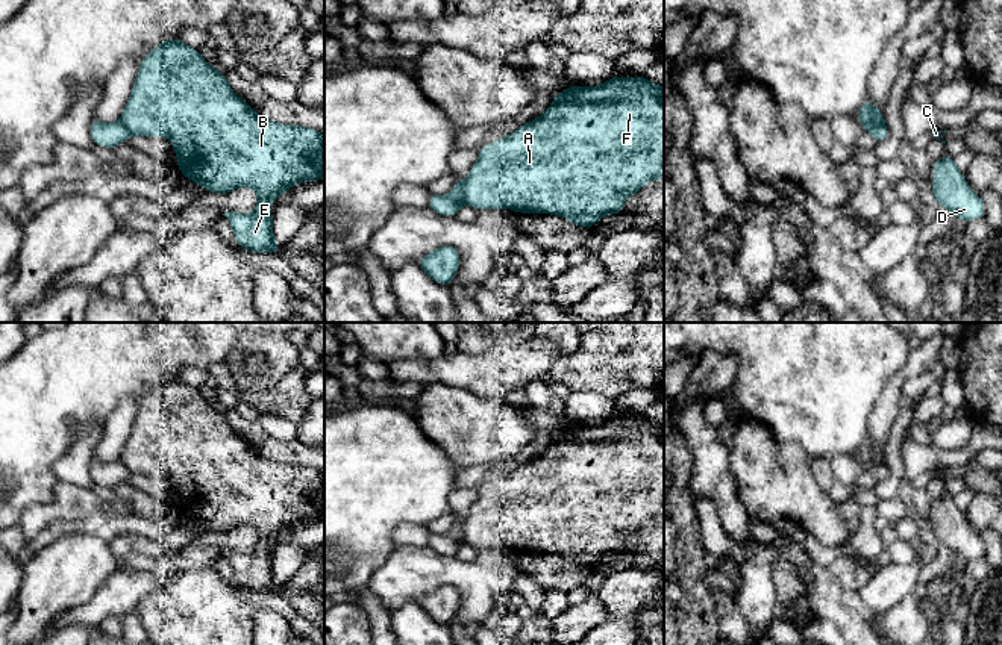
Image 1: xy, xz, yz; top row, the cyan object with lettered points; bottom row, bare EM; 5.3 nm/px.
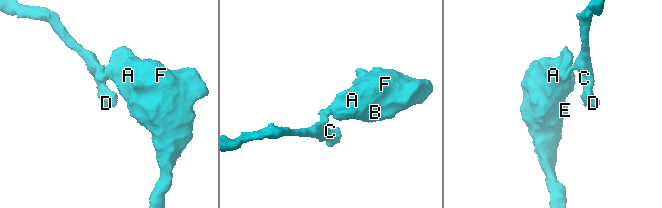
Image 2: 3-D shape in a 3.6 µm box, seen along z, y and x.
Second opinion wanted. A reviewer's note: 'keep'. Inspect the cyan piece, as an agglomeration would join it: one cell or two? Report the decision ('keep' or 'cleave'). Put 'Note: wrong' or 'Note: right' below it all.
cleave
Note: wrong

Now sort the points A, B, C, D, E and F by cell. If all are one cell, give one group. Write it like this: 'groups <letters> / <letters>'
groups A B E F / C D

